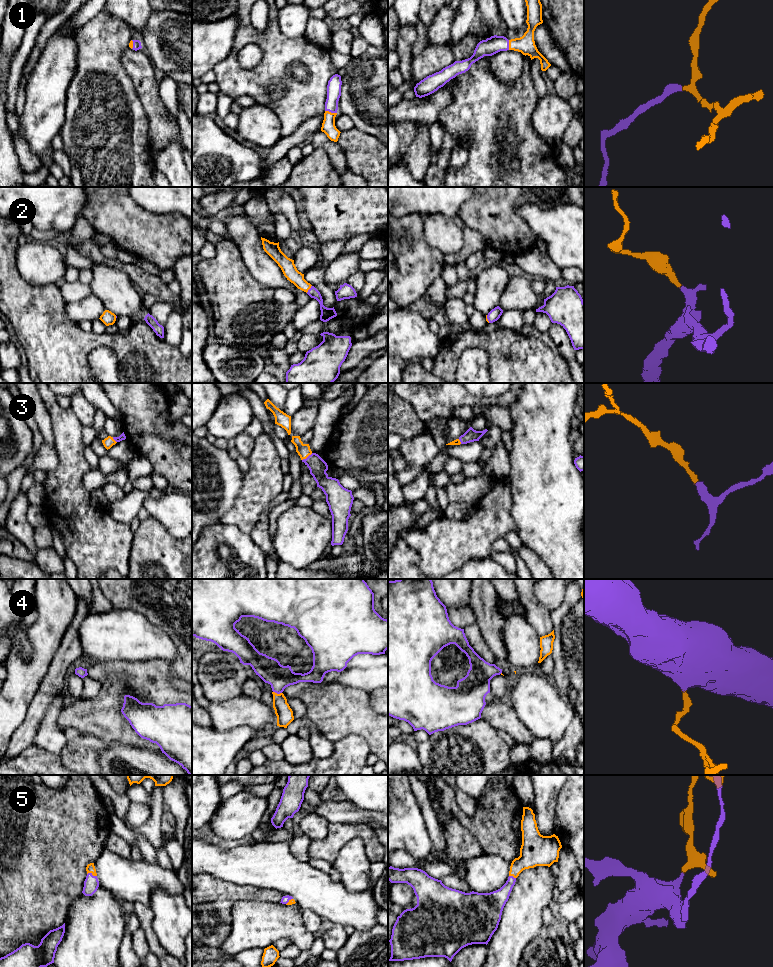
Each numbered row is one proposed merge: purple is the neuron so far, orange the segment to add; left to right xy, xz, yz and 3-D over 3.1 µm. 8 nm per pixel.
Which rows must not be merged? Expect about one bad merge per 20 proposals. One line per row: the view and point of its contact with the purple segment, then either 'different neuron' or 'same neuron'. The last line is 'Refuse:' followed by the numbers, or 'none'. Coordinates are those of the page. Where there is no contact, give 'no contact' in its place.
1: xz (331, 112) | same neuron
2: xz (309, 289) | same neuron
3: xz (308, 456) | same neuron
4: xz (277, 693) | same neuron
5: xy (92, 875) | same neuron
Refuse: none

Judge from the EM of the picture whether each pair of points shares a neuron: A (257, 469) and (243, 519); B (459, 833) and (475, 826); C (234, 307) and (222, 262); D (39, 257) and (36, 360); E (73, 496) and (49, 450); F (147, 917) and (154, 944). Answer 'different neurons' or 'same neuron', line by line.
A: same neuron
B: different neurons
C: same neuron
D: different neurons
E: different neurons
F: same neuron

